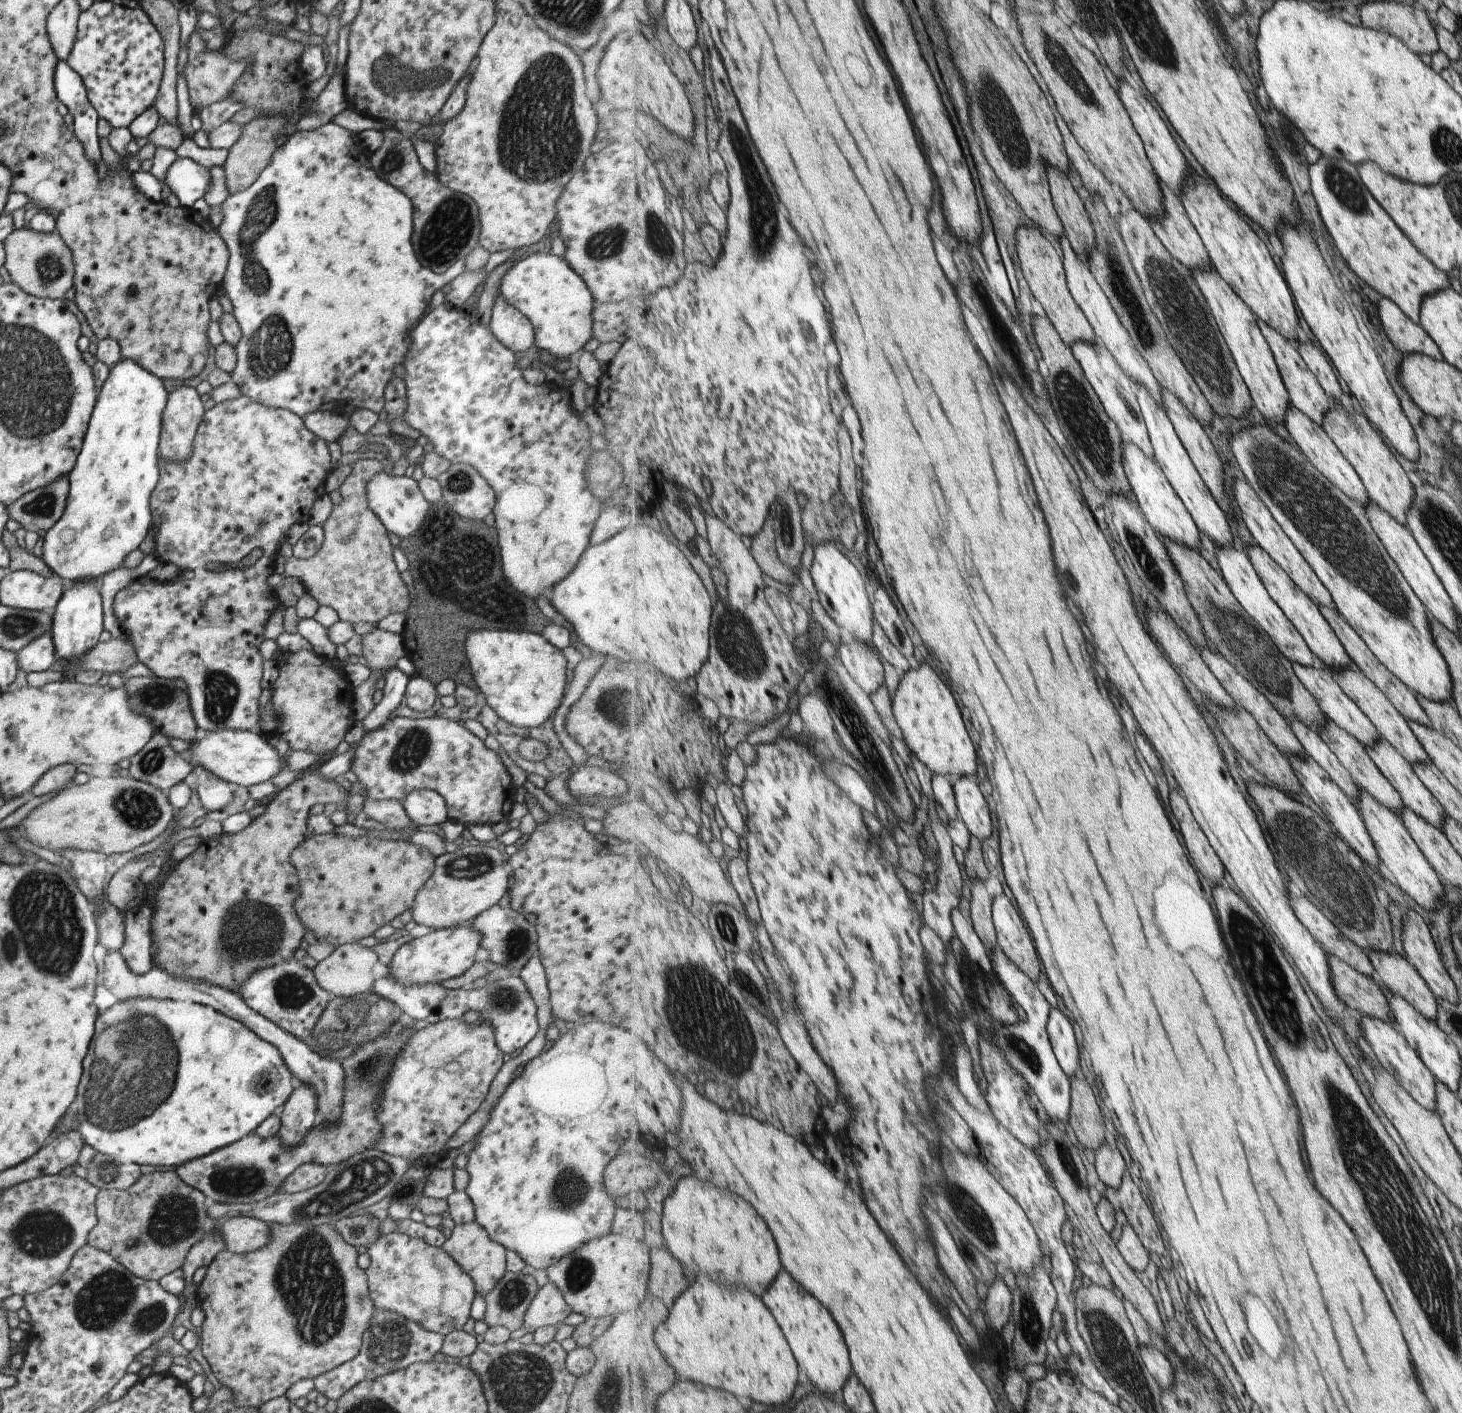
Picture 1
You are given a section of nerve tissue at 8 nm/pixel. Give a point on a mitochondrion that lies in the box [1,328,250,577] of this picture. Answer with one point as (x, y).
(41, 505)

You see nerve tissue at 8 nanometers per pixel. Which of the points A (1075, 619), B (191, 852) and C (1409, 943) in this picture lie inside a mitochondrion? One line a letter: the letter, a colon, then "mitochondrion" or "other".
A: other
B: other
C: other

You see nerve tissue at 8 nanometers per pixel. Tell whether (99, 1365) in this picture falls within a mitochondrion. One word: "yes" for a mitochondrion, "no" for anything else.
yes

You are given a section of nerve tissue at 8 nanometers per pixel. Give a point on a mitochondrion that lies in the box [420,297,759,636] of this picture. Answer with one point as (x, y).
(461, 480)

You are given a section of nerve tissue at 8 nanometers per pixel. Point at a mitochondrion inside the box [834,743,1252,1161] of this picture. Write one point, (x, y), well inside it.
(1019, 1047)

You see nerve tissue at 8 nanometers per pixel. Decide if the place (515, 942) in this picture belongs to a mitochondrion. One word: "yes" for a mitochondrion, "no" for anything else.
yes

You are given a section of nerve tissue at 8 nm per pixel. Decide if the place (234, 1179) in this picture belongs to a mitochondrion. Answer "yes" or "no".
yes

